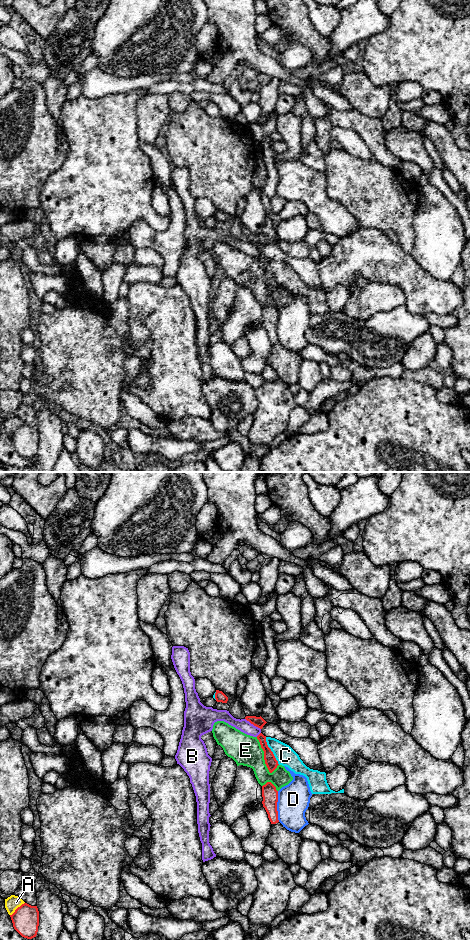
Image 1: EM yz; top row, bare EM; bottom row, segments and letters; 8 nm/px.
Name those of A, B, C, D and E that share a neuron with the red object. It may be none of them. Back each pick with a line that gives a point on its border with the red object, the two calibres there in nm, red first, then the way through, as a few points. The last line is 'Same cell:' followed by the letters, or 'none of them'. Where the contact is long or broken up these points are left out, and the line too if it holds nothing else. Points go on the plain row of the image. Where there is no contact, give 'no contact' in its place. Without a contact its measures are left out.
Same cell: none of them

